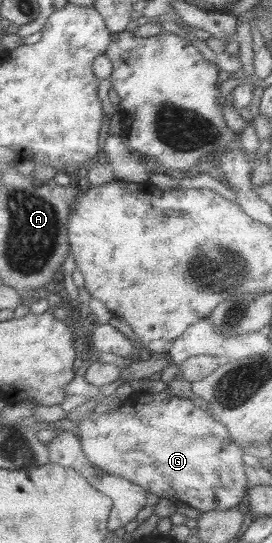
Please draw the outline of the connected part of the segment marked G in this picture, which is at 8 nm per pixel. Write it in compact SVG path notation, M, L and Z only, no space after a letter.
M165 388L155 394L145 391L134 394L134 398L130 396L130 400L122 402L122 406L119 404L109 413L91 413L84 419L80 418L76 421L78 429L73 432L78 435L86 460L102 472L137 484L158 498L169 498L177 504L184 503L200 513L206 513L234 509L245 498L249 487L241 448L230 442L224 426L212 418L190 400L174 396Z

